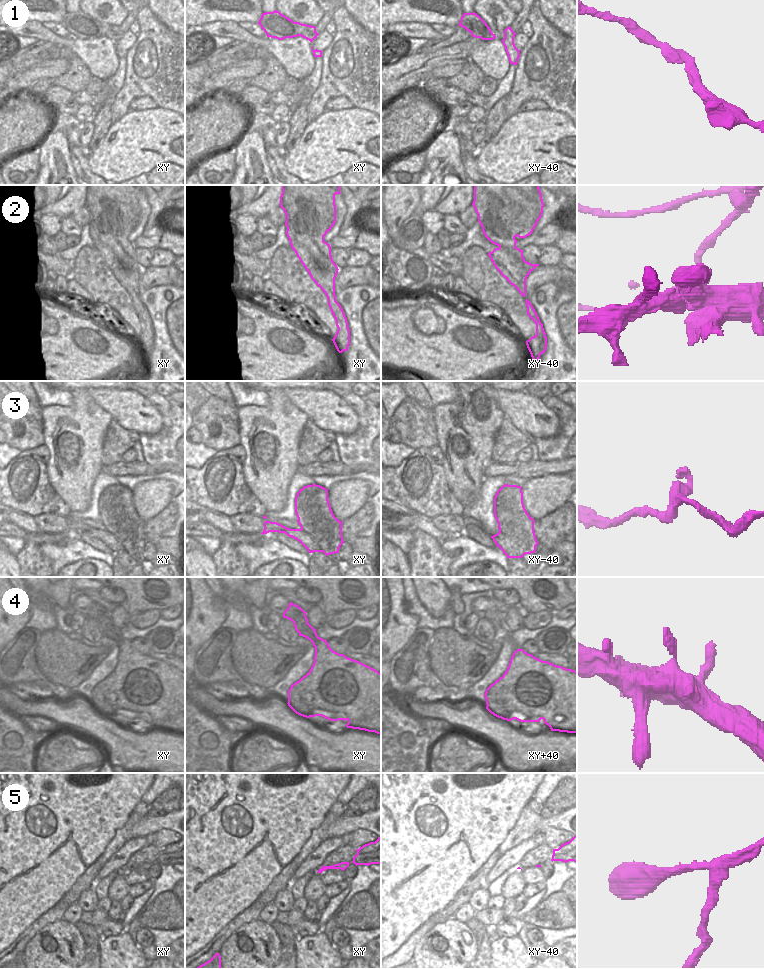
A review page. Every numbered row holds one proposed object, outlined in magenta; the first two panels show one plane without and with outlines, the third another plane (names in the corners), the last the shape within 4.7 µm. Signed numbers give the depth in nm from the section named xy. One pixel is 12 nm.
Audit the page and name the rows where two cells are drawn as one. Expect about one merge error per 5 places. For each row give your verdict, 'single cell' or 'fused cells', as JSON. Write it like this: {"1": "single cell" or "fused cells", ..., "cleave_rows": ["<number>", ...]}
{"1": "single cell", "2": "fused cells", "3": "single cell", "4": "single cell", "5": "fused cells", "cleave_rows": ["2", "5"]}

